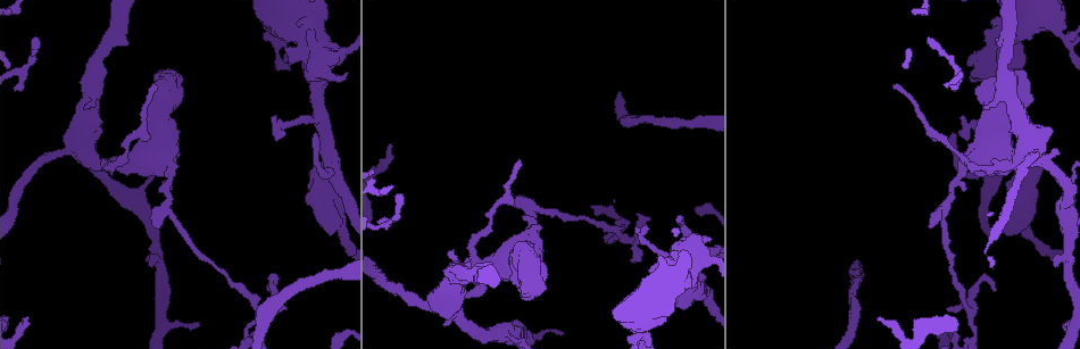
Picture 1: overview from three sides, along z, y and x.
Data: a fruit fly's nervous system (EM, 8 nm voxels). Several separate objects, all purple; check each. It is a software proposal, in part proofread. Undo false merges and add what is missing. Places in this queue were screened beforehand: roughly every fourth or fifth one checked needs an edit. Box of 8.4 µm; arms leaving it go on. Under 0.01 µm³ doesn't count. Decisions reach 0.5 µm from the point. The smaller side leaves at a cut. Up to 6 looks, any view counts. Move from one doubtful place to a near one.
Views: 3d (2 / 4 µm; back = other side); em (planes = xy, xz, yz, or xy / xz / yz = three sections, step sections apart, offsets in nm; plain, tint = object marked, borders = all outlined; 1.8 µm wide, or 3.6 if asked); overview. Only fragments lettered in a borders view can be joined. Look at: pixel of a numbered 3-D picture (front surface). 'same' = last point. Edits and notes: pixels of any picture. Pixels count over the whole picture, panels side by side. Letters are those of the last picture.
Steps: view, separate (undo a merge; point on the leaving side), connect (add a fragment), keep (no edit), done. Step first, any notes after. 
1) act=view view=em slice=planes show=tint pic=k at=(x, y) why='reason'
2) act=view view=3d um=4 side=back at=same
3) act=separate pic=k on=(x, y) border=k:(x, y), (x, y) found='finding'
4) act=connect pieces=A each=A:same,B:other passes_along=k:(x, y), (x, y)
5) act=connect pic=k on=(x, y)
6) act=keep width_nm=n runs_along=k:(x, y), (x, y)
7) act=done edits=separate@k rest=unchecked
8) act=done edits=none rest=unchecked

act=view view=em slice=planes show=plain pic=1 at=(896, 86) why='long arm stops here'

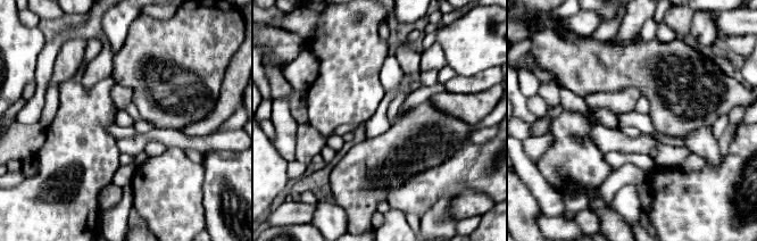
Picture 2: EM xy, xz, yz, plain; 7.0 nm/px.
act=view view=em slice=planes show=tint at=same why='where the object lies'

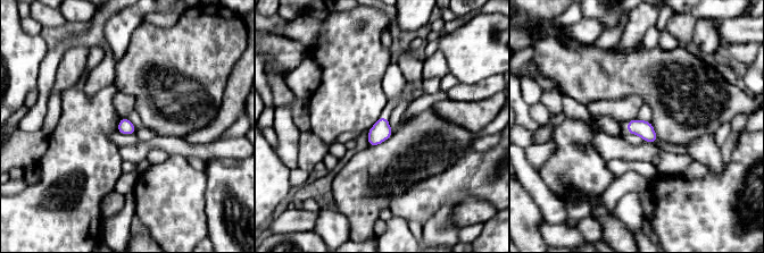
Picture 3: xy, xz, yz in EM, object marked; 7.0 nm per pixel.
act=view view=em slice=planes show=borders at=same

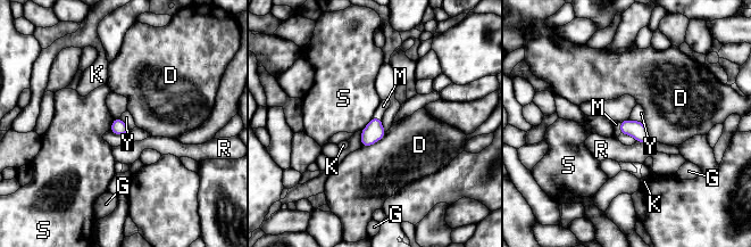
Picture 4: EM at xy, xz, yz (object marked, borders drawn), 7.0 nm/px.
act=connect pieces=M each=D:other,G:other,K:other,M:same,R:other,S:other,Y:other passes_along=4:(637, 130), (620, 129), (616, 124) found='it goes on there'

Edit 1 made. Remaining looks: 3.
act=view view=em um=3.6 slice=planes show=borders pic=1 at=(470, 247) why='narrows sharply'

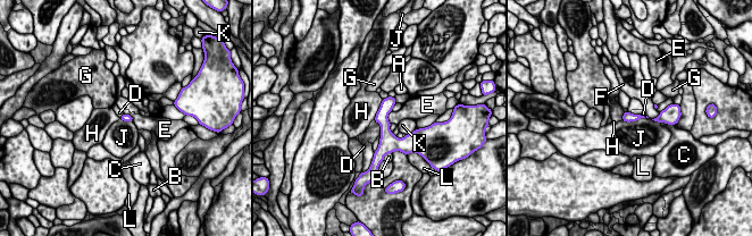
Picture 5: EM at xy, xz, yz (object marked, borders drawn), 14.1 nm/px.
act=keep each=A:other,B:other,C:other,D:other,E:other,F:other,G:other,H:other,J:other,K:other,L:other runs_along=5:(392, 100), (384, 110), (381, 151) found='one neuron here'

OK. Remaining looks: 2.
act=view view=em slice=planes show=borders pic=1 at=(389, 143) why='branch stops here'

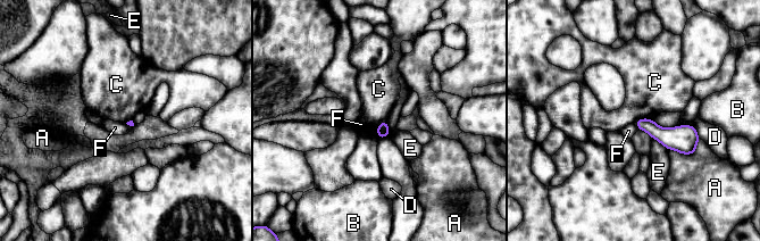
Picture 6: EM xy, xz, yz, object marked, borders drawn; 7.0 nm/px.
act=keep each=A:other,B:other,C:other,D:other,E:other,F:other border=6:(386, 119), (377, 125), (376, 136) found='no lettered fragment goes on from it'

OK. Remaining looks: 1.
act=done edits=connect@4 rest=unchecked

